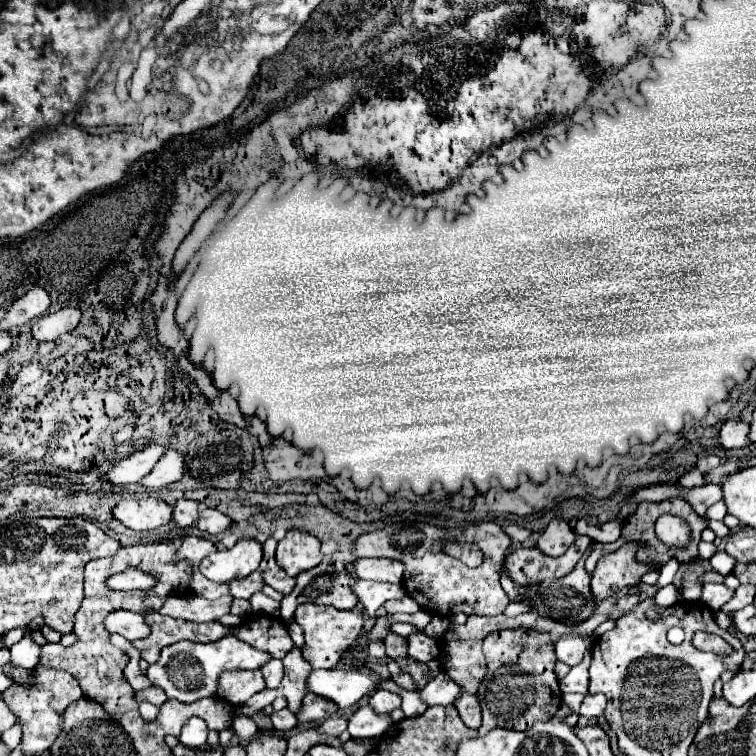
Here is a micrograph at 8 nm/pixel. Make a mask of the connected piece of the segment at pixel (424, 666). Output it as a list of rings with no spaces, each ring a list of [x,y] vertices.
[[[418,661],[400,667],[400,673],[412,677],[416,691],[420,691],[420,689],[424,689],[424,685],[428,685],[428,681],[430,681],[430,679],[428,679],[428,677],[430,677],[430,671],[432,671],[432,669],[430,669],[428,663],[418,663]]]

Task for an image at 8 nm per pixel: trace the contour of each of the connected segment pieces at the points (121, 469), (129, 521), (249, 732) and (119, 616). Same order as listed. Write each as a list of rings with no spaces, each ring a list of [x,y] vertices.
[[[150,445],[142,451],[136,451],[130,457],[116,463],[108,473],[102,475],[102,479],[108,481],[110,485],[138,483],[144,475],[148,475],[148,471],[152,471],[152,467],[162,457],[162,453],[166,453],[166,447],[162,445]]]
[[[144,495],[140,499],[122,499],[114,507],[114,517],[134,531],[150,531],[172,521],[172,507],[158,497]]]
[[[238,715],[238,717],[234,719],[232,729],[234,729],[234,733],[236,733],[242,741],[248,741],[248,739],[252,739],[252,737],[258,733],[258,727],[256,727],[256,723],[252,721],[252,717],[244,717],[244,715]]]
[[[112,611],[106,617],[104,625],[110,633],[118,633],[118,635],[126,637],[128,641],[144,639],[150,633],[144,615],[142,613],[132,613],[132,611]]]

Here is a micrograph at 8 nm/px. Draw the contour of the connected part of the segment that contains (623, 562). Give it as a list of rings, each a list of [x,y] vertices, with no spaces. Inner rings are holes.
[[[626,543],[618,551],[608,553],[598,561],[590,581],[592,597],[596,597],[598,603],[630,585],[638,585],[640,577],[650,571],[648,565],[636,561],[636,551],[636,543]]]

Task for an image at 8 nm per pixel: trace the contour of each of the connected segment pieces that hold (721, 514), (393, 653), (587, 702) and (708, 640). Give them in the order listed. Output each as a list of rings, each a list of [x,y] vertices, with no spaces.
[[[720,500],[718,503],[710,506],[706,513],[706,517],[709,520],[720,520],[722,521],[727,514],[727,507],[724,501]]]
[[[388,633],[386,639],[386,655],[390,659],[400,659],[400,657],[408,657],[408,639],[400,637],[396,633]]]
[[[596,693],[596,695],[586,695],[586,697],[584,697],[578,713],[580,713],[582,717],[588,717],[588,719],[590,719],[590,717],[602,715],[604,709],[606,709],[606,697],[604,697],[602,693]]]
[[[703,631],[694,635],[694,645],[696,645],[700,651],[720,653],[720,655],[732,653],[732,647],[730,647],[722,637]]]

